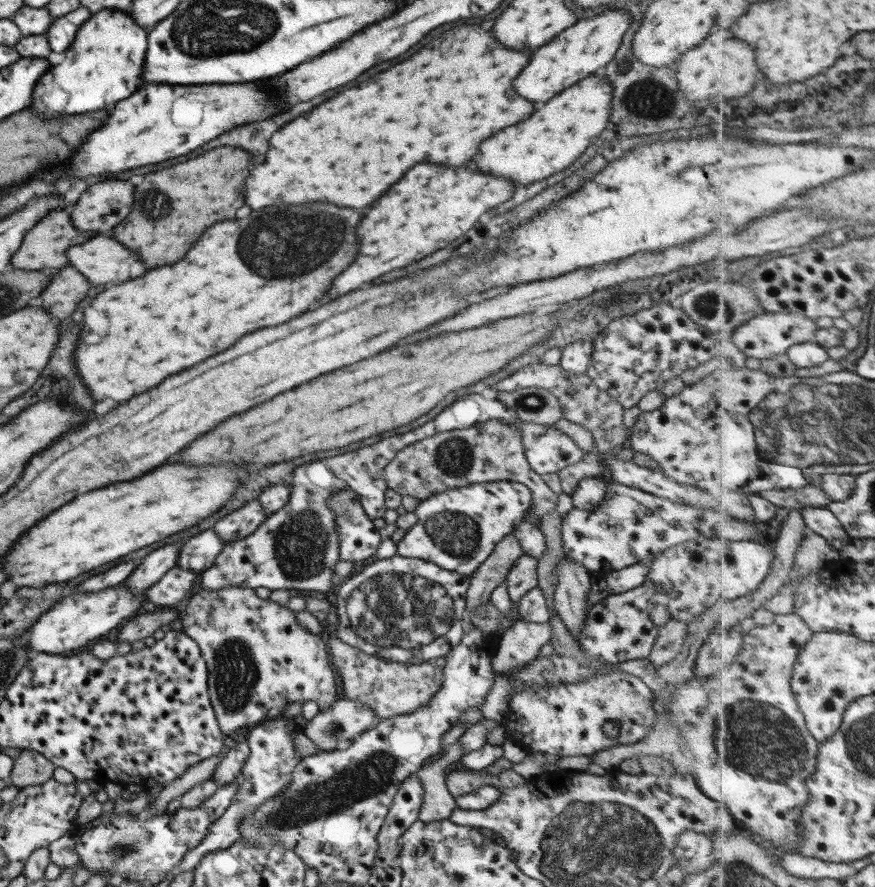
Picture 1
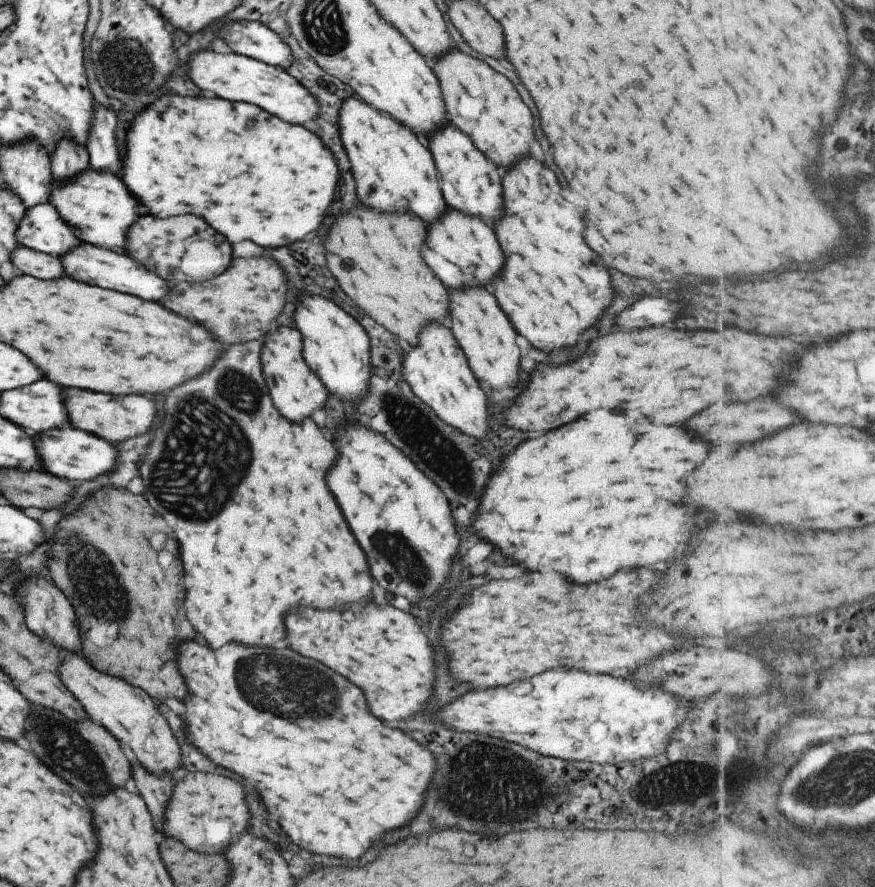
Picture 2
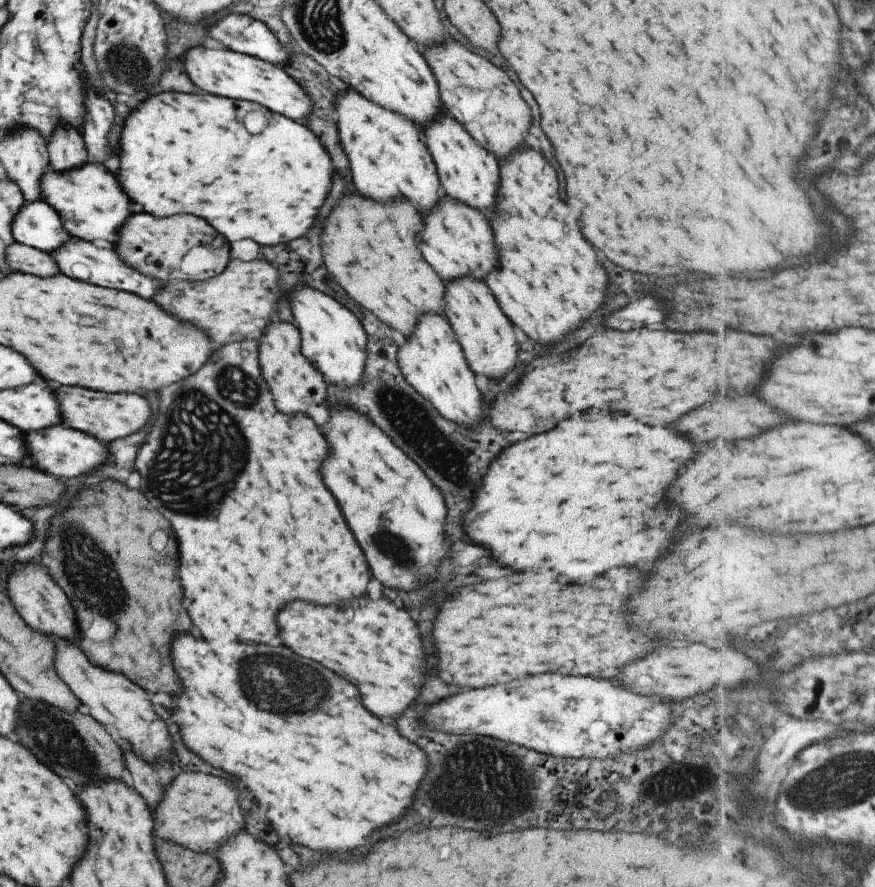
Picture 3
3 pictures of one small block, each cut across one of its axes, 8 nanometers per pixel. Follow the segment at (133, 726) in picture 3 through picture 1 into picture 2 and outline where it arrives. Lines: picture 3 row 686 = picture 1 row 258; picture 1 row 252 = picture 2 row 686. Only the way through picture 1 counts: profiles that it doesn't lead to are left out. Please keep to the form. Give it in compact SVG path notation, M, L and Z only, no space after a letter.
M60 651L58 677L84 708L87 717L110 732L125 750L131 750L137 762L150 773L171 775L174 782L184 773L180 764L177 742L163 716L155 710L151 698L137 687L129 686L121 678L95 670L83 654Z

